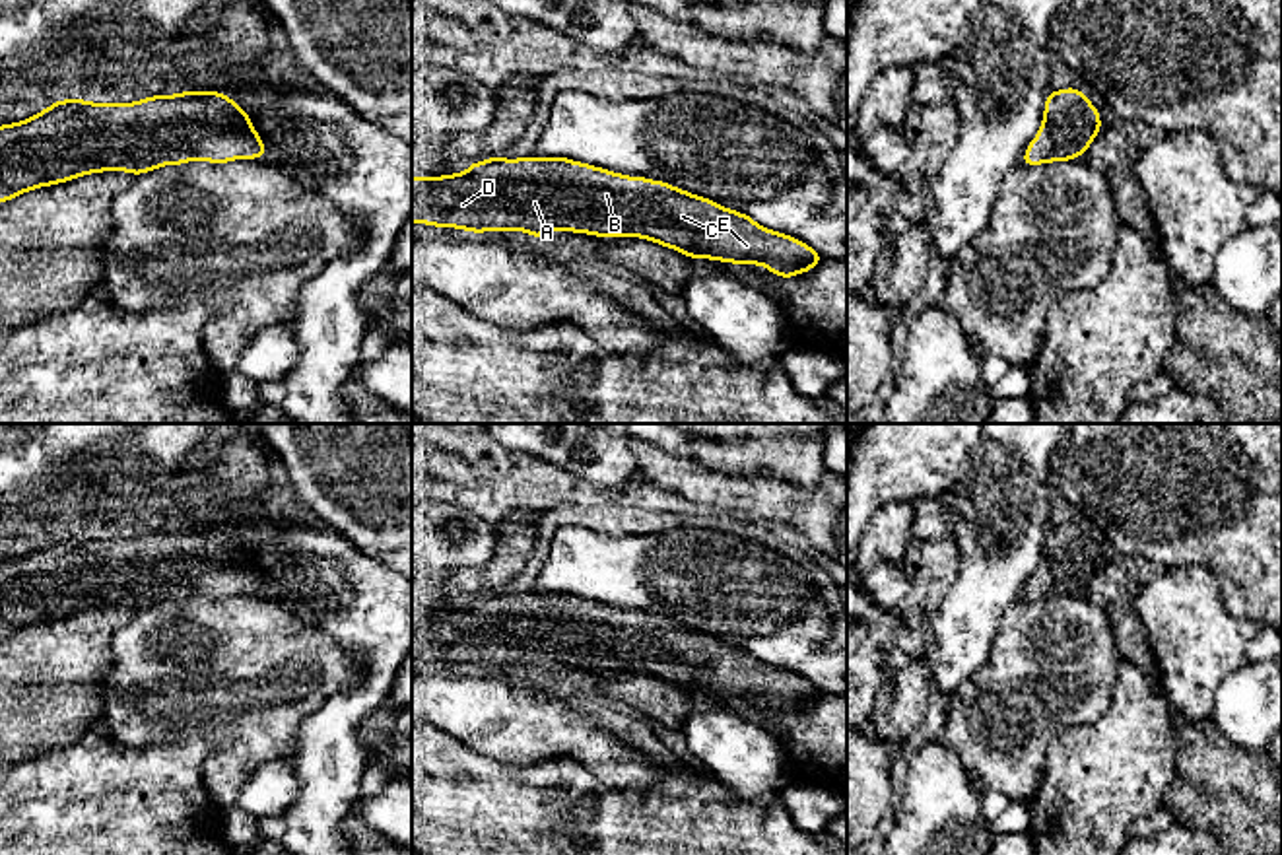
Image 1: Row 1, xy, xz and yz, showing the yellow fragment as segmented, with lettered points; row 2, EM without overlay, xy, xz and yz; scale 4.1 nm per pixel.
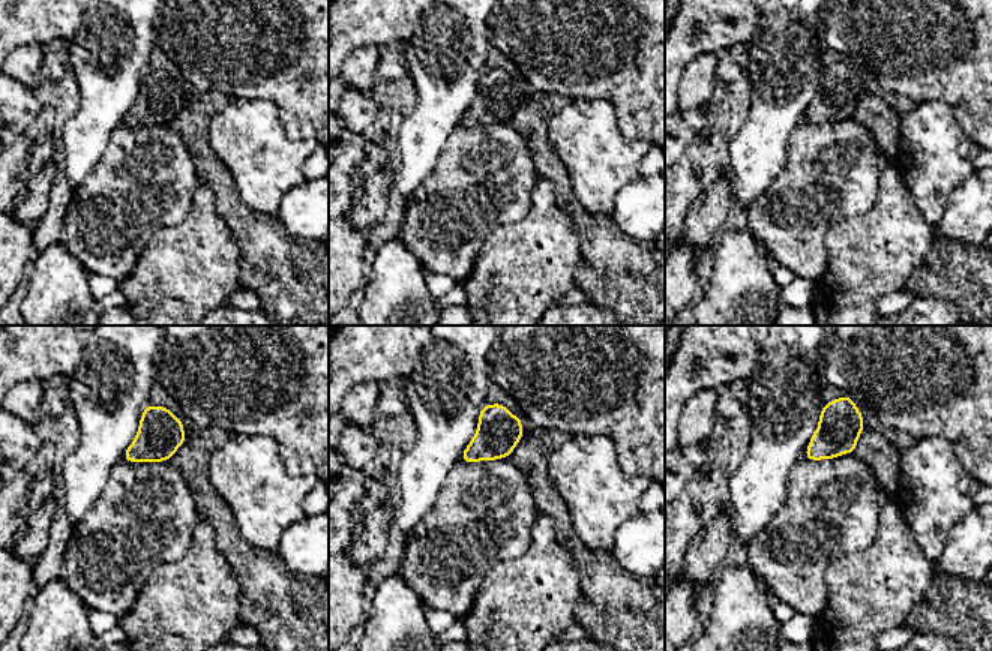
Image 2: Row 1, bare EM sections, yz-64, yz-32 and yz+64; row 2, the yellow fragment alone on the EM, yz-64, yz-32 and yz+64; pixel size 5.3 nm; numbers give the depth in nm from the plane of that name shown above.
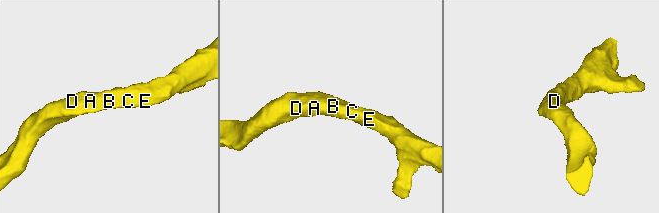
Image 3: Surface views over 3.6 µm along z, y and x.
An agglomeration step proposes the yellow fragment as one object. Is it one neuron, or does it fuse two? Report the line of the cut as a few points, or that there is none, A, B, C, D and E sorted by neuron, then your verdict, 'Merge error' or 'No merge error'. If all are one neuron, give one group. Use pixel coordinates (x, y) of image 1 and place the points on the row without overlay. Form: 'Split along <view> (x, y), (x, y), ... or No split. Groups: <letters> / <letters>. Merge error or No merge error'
No split. Groups: A B C D E. No merge error

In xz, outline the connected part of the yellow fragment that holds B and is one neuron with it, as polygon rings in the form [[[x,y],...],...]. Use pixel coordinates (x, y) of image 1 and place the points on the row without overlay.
[[[489,593],[464,608],[412,614],[412,659],[458,663],[486,668],[526,667],[542,670],[565,665],[594,672],[641,672],[684,688],[732,700],[759,700],[771,709],[793,713],[824,694],[800,674],[761,663],[750,651],[678,622],[647,612],[625,612],[567,593]]]

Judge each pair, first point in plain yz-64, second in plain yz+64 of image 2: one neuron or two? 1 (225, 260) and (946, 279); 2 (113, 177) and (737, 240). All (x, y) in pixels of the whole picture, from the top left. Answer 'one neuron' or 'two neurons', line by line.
1: two neurons
2: two neurons

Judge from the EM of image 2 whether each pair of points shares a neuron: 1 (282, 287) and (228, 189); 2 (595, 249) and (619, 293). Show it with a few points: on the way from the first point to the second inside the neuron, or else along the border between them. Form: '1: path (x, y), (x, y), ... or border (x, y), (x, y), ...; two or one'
1: path (273, 263), (266, 245), (236, 213); one
2: path (605, 260), (619, 273), (619, 282); one

